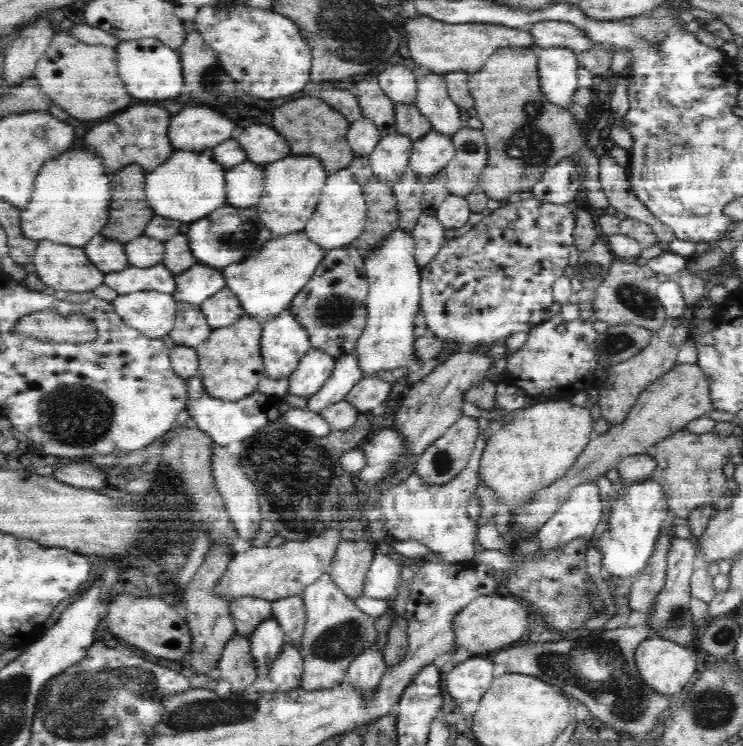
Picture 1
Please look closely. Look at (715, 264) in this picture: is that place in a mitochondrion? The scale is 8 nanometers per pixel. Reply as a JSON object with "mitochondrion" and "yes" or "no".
{"mitochondrion":"no"}

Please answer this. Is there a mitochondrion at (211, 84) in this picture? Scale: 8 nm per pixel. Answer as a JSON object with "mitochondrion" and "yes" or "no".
{"mitochondrion":"yes"}

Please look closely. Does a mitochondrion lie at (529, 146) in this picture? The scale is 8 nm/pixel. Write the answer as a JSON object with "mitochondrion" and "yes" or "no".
{"mitochondrion":"yes"}

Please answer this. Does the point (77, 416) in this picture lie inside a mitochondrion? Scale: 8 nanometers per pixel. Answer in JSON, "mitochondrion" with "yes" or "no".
{"mitochondrion":"yes"}

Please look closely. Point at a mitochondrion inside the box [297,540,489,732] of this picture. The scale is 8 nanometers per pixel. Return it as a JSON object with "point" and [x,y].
{"point":[344,637]}

